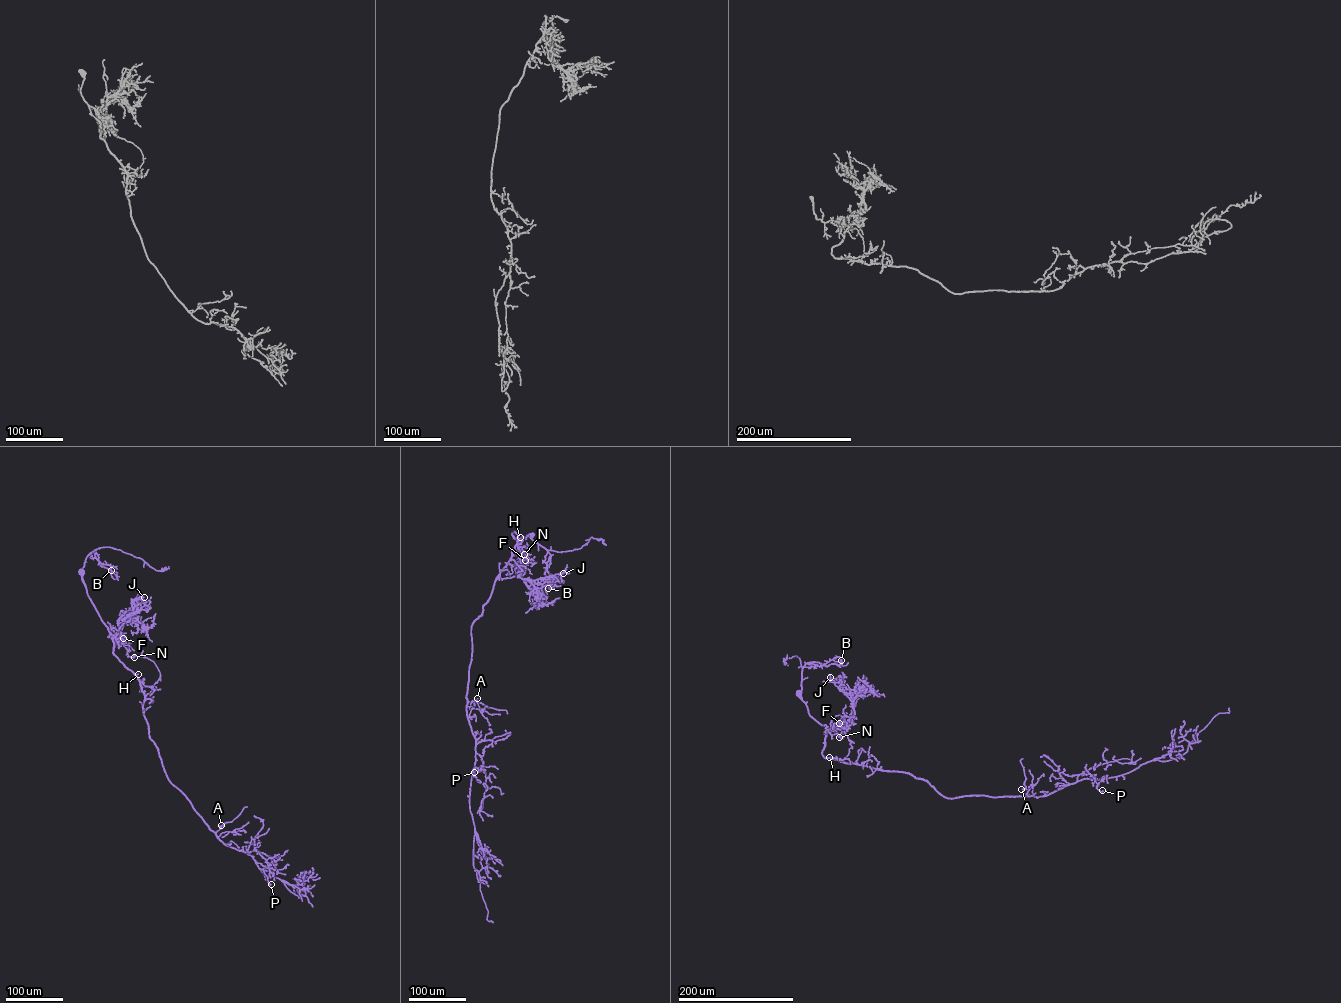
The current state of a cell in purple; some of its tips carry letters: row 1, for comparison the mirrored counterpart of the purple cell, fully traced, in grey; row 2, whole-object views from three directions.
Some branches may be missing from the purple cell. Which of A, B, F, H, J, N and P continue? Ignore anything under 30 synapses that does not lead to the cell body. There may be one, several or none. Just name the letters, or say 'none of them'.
none of them

